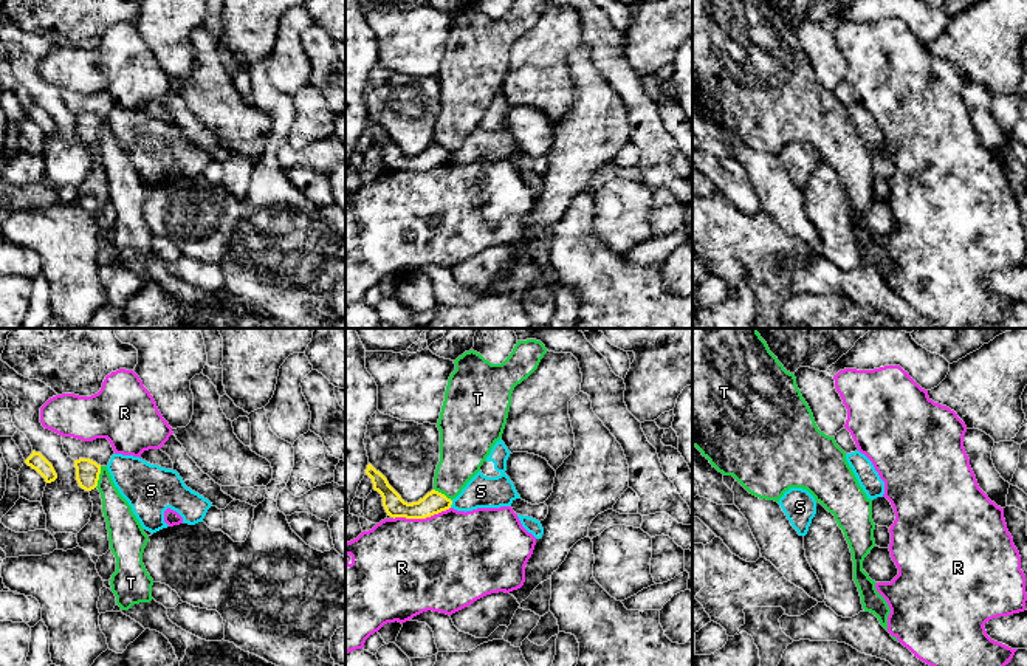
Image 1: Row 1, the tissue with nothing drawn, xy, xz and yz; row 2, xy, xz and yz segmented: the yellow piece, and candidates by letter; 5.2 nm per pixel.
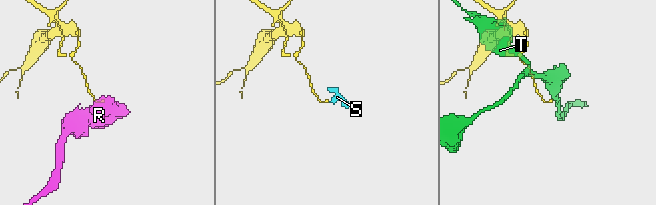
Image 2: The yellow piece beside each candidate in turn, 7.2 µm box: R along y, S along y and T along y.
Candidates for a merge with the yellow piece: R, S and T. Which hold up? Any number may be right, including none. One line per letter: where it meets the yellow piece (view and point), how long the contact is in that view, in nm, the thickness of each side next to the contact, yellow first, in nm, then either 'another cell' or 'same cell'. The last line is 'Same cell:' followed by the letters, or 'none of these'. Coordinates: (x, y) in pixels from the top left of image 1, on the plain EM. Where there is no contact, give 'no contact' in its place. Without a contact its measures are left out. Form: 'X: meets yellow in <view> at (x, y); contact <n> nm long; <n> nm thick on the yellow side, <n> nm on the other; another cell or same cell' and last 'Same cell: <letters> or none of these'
R: meets yellow in xz at (422, 171); contact 300 nm long; 120 nm thick on the yellow side, 480 nm on the other; another cell
S: meets yellow in xz at (451, 157); contact 40 nm long; 120 nm thick on the yellow side, 170 nm on the other; another cell
T: meets yellow in xy at (98, 130); contact 120 nm long; 130 nm thick on the yellow side, 150 nm on the other; another cell
Same cell: none of these

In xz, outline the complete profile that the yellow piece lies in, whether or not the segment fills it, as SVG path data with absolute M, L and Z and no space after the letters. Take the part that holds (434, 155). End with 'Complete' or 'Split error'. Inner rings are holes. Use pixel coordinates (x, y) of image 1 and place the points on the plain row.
M370 116L366 127L372 132L373 142L383 150L383 160L390 170L406 172L426 172L451 161L452 153L445 147L432 142L418 155L407 156L401 149L389 138L387 132L376 124Z. Complete

